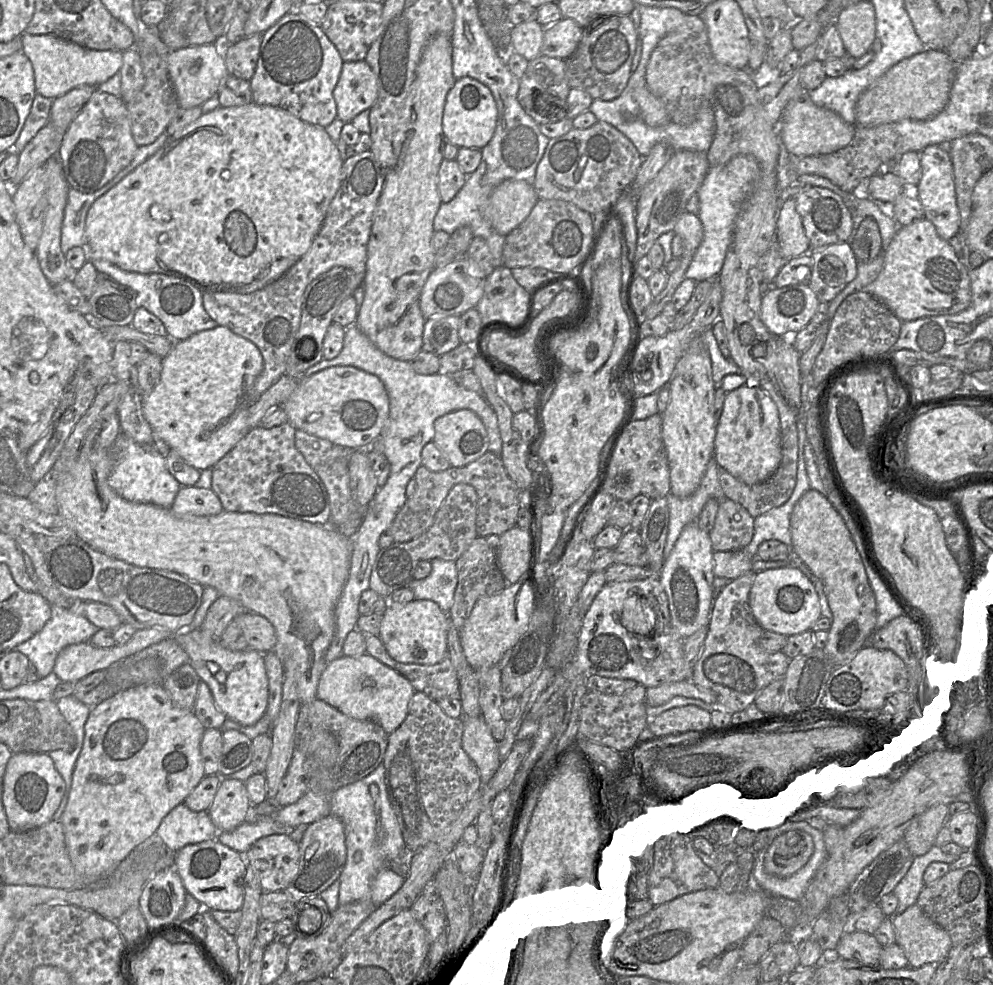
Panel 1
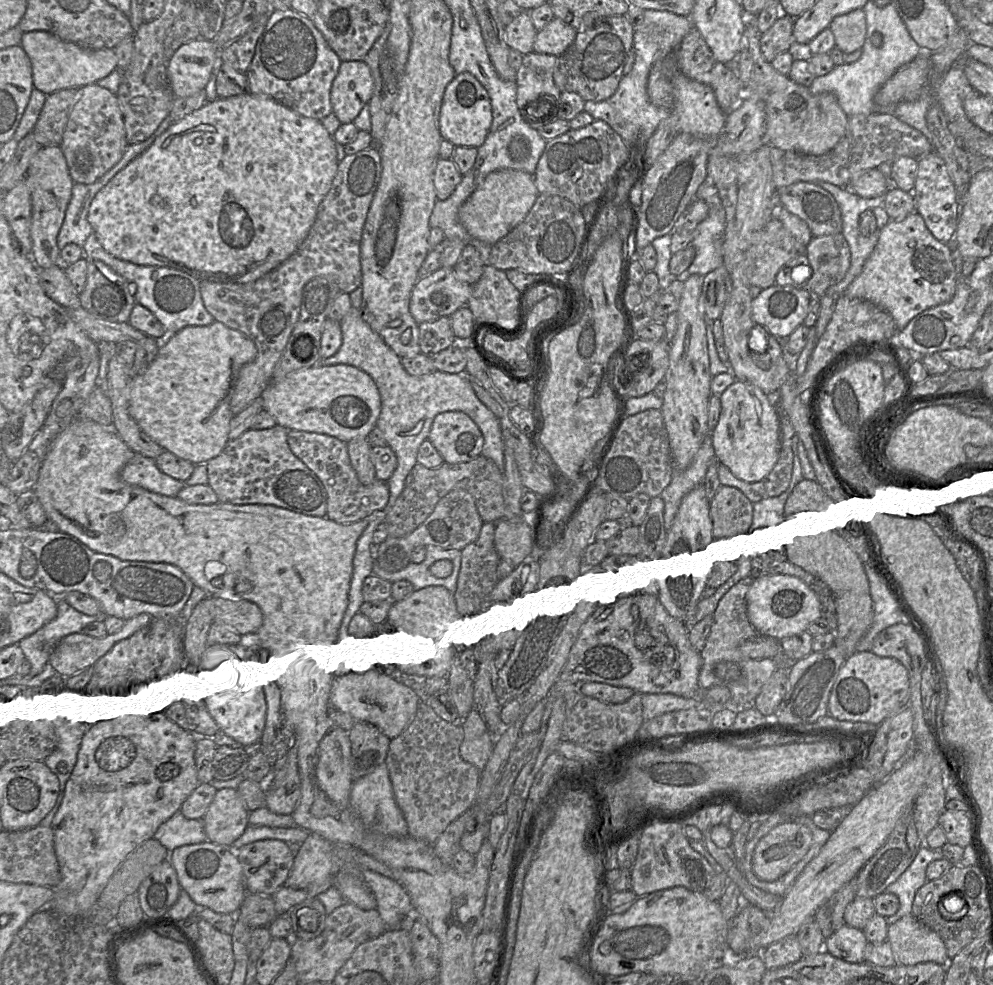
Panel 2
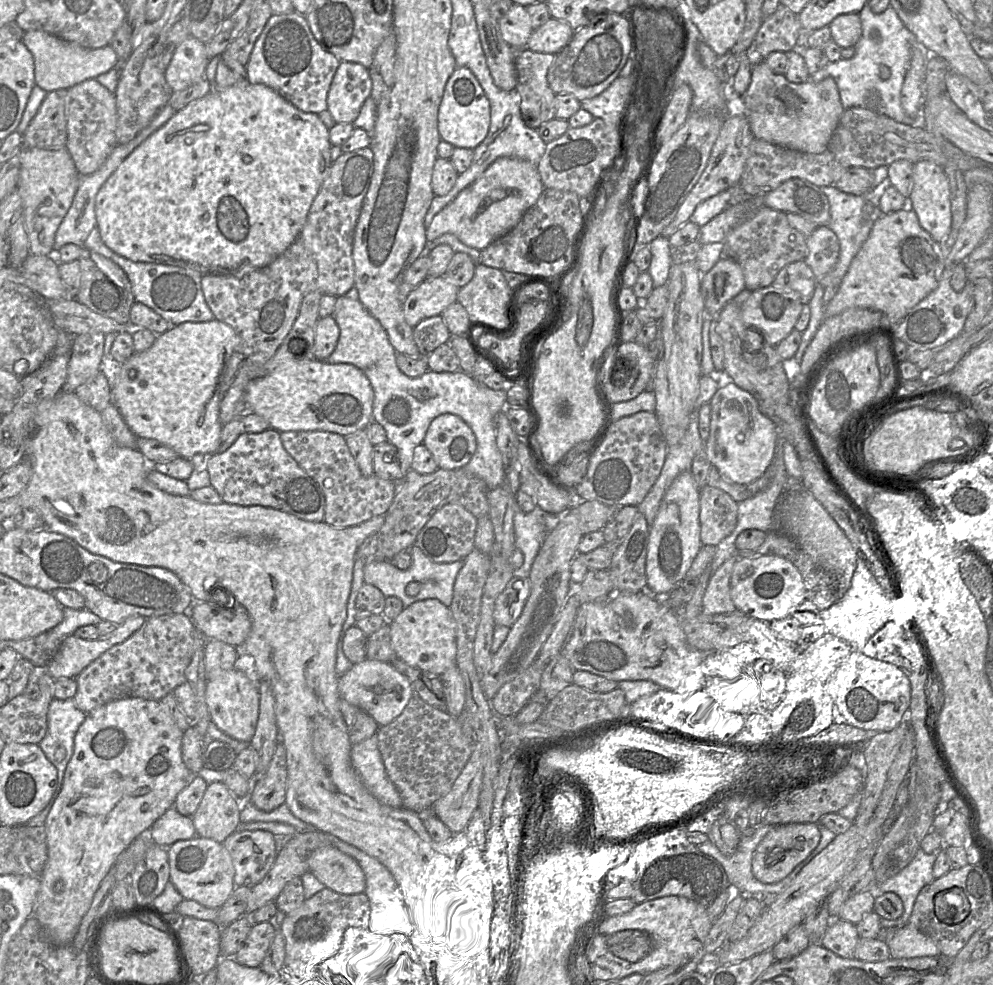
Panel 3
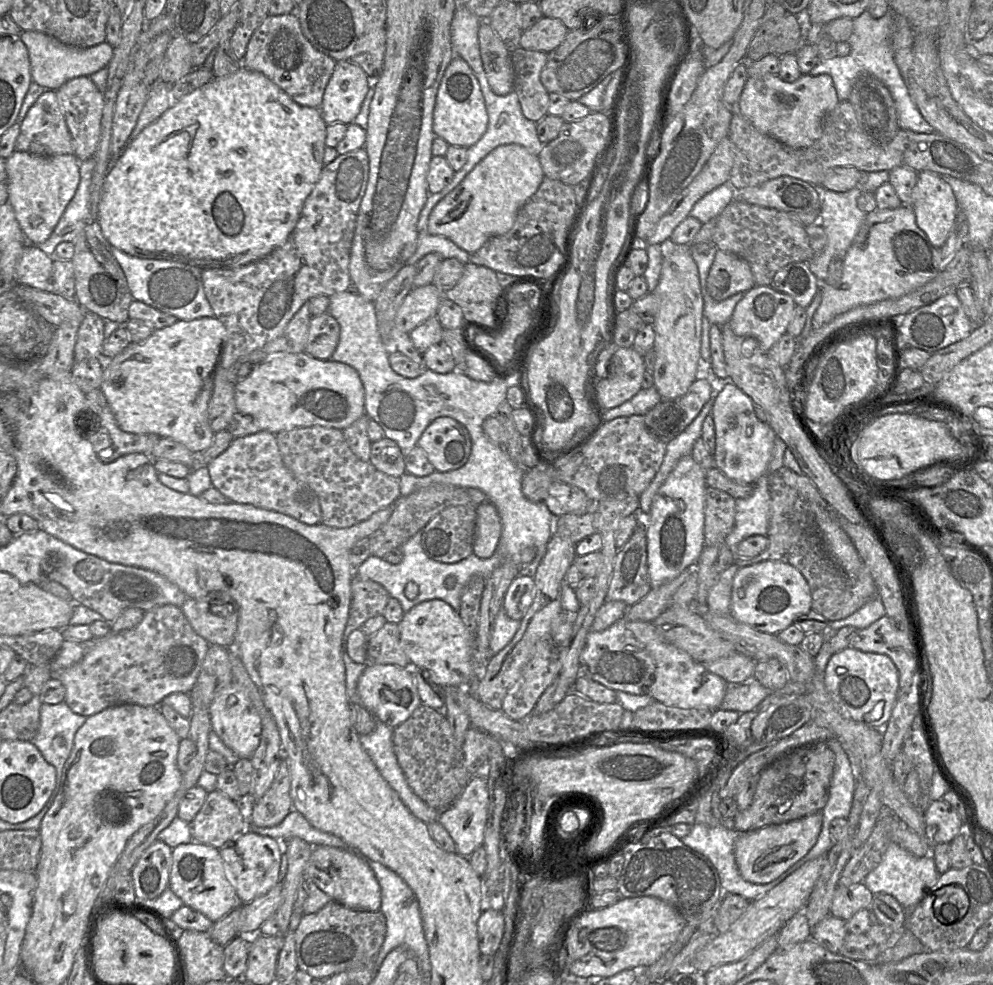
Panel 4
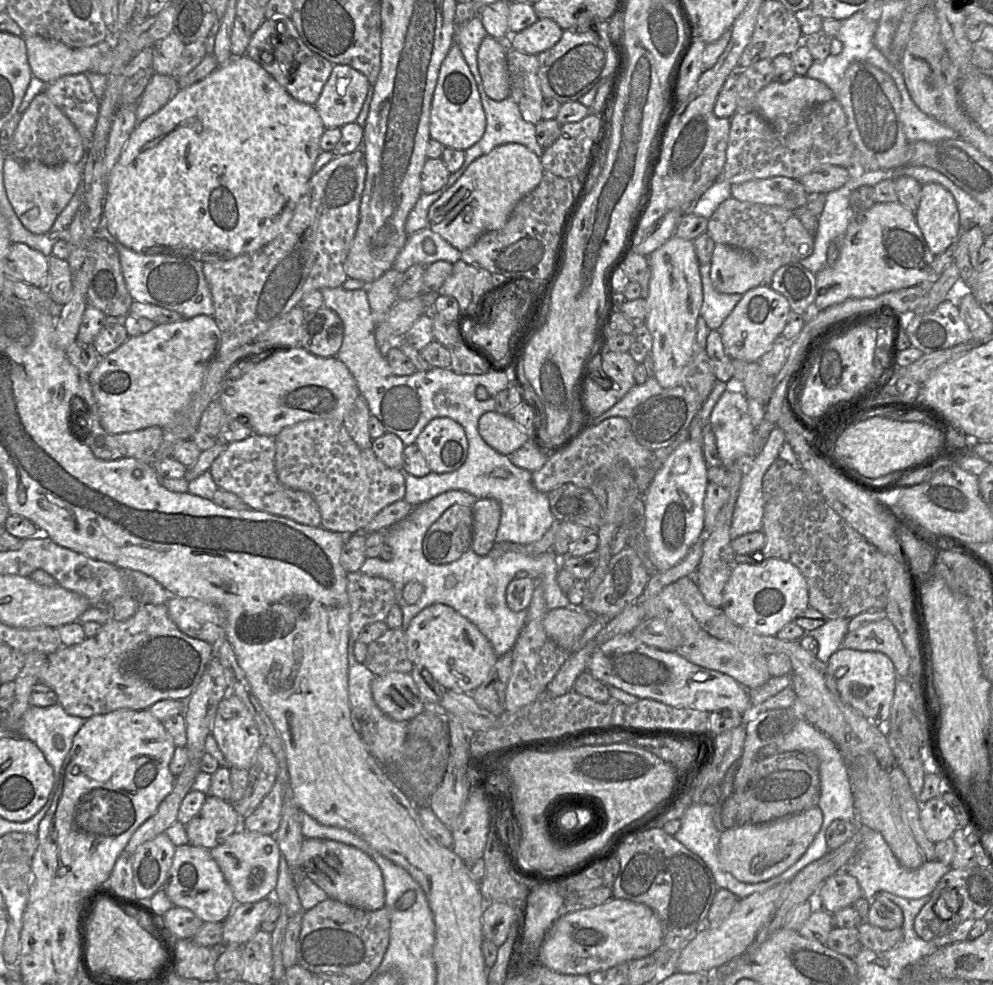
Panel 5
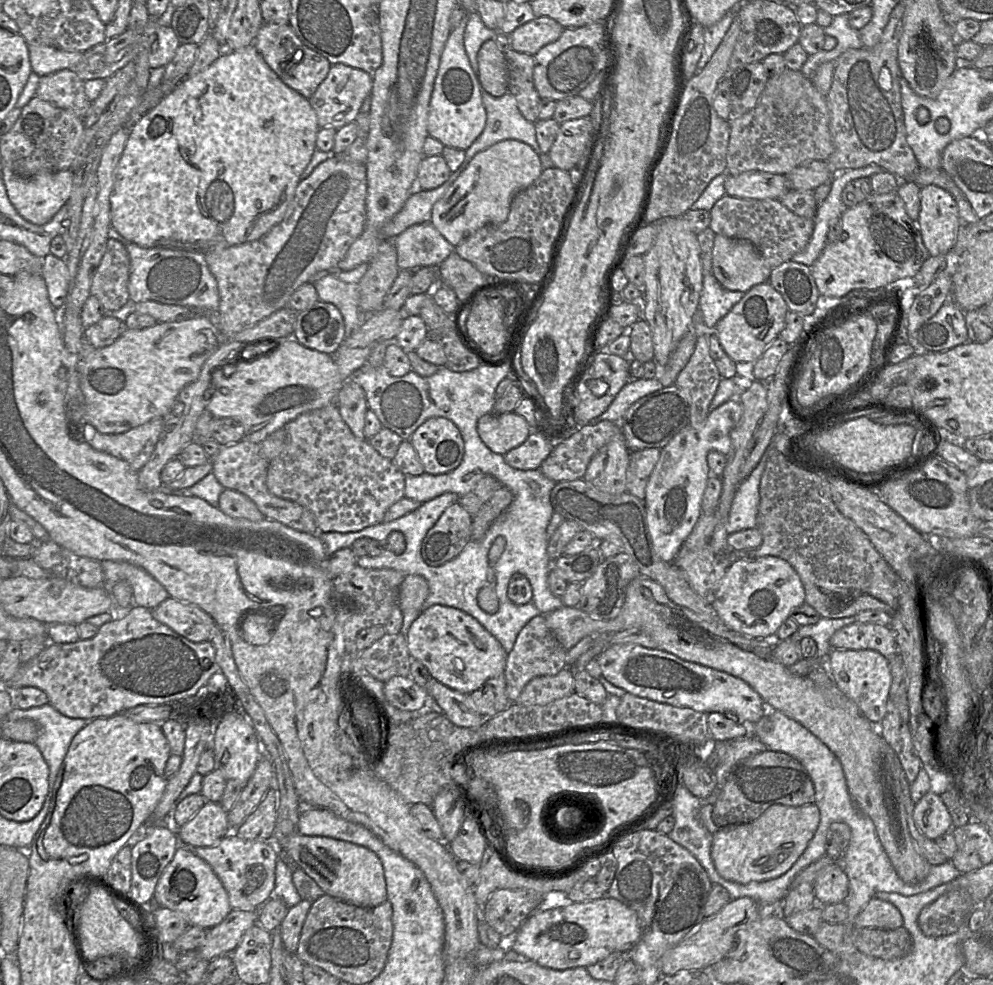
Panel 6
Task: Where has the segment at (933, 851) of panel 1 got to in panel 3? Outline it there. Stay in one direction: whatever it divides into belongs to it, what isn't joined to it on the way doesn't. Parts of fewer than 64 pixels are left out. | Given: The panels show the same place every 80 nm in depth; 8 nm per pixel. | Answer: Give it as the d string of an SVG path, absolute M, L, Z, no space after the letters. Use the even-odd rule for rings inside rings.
M919 848L912 861L898 874L868 889L875 893L895 893L903 903L903 913L898 919L887 920L880 917L882 929L901 928L908 924L919 892L935 879L932 872L938 852L927 854Z

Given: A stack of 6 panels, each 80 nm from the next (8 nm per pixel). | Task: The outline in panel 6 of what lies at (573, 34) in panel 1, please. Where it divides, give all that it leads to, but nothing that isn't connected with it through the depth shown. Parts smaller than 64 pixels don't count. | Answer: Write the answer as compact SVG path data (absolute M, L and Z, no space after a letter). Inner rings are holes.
M535 17L510 34L510 48L534 56L542 47L555 42L564 28L554 19Z

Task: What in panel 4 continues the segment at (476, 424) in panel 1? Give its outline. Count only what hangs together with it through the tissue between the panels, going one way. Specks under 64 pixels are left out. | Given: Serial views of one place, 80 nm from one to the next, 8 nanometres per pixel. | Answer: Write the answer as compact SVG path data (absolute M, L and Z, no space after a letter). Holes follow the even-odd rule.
M438 417L424 430L417 441L430 463L438 472L462 467L471 452L471 439L467 429L451 417Z

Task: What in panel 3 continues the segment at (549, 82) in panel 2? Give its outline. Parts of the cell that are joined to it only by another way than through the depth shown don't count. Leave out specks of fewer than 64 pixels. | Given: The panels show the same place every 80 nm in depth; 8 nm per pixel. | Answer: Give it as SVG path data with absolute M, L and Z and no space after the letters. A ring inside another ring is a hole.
M523 48L514 61L517 72L516 91L520 96L520 111L525 124L537 129L541 124L555 117L554 98L556 94L547 81L548 69L555 55L533 52Z

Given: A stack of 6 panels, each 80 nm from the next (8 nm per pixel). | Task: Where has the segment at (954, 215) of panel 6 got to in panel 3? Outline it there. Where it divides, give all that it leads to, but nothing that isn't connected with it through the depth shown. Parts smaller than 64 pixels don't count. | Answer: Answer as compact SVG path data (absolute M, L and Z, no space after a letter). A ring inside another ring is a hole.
M922 160L914 167L914 186L908 206L918 217L919 223L931 237L940 245L943 245L952 229L952 206L950 183L942 166L930 160Z

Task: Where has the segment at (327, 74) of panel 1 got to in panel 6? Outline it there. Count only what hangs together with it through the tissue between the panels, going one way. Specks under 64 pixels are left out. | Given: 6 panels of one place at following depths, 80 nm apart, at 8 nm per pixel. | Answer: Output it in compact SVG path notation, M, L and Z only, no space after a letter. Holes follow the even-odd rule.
M265 23L253 42L253 45L262 55L268 66L291 89L309 99L320 83L326 78L331 64L319 53L305 46L295 34L289 23Z

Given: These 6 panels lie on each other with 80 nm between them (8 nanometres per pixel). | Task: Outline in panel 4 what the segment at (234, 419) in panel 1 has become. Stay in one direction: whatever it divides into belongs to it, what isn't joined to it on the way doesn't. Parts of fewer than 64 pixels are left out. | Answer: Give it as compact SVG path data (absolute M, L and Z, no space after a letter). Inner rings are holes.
M216 317L178 320L171 326L155 329L151 336L140 343L131 342L103 370L103 392L119 428L135 434L155 434L171 438L185 445L194 454L208 449L215 433L208 420L208 403L214 388L214 377L226 341L227 330Z

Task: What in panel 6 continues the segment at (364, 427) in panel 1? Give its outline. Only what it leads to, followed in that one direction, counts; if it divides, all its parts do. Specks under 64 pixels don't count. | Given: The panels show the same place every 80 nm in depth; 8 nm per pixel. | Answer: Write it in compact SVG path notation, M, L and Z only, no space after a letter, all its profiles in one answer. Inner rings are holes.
M277 338L264 340L255 344L256 349L266 350L273 345L267 342L280 342L276 349L267 355L260 355L252 360L239 359L232 364L217 368L211 376L213 393L206 410L215 418L232 418L237 422L237 432L240 441L261 443L269 435L285 426L303 413L322 409L329 405L337 405L337 396L341 390L344 379L331 355L309 349L291 338Z

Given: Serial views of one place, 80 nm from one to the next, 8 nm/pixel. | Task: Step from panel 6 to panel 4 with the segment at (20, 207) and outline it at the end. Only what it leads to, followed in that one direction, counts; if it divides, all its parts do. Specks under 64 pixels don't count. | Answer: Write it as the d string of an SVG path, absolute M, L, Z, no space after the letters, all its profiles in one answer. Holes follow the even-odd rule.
M14 151L6 160L8 202L25 236L33 245L45 242L54 231L80 182L80 161L74 154L41 156Z

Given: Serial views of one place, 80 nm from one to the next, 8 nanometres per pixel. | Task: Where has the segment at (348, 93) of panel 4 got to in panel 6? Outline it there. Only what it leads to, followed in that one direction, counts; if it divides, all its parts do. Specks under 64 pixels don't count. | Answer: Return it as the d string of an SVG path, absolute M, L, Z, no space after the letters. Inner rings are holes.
M344 64L331 65L326 78L309 98L309 102L316 112L319 127L333 127L338 130L355 121L365 98L371 95L372 77L363 70Z

